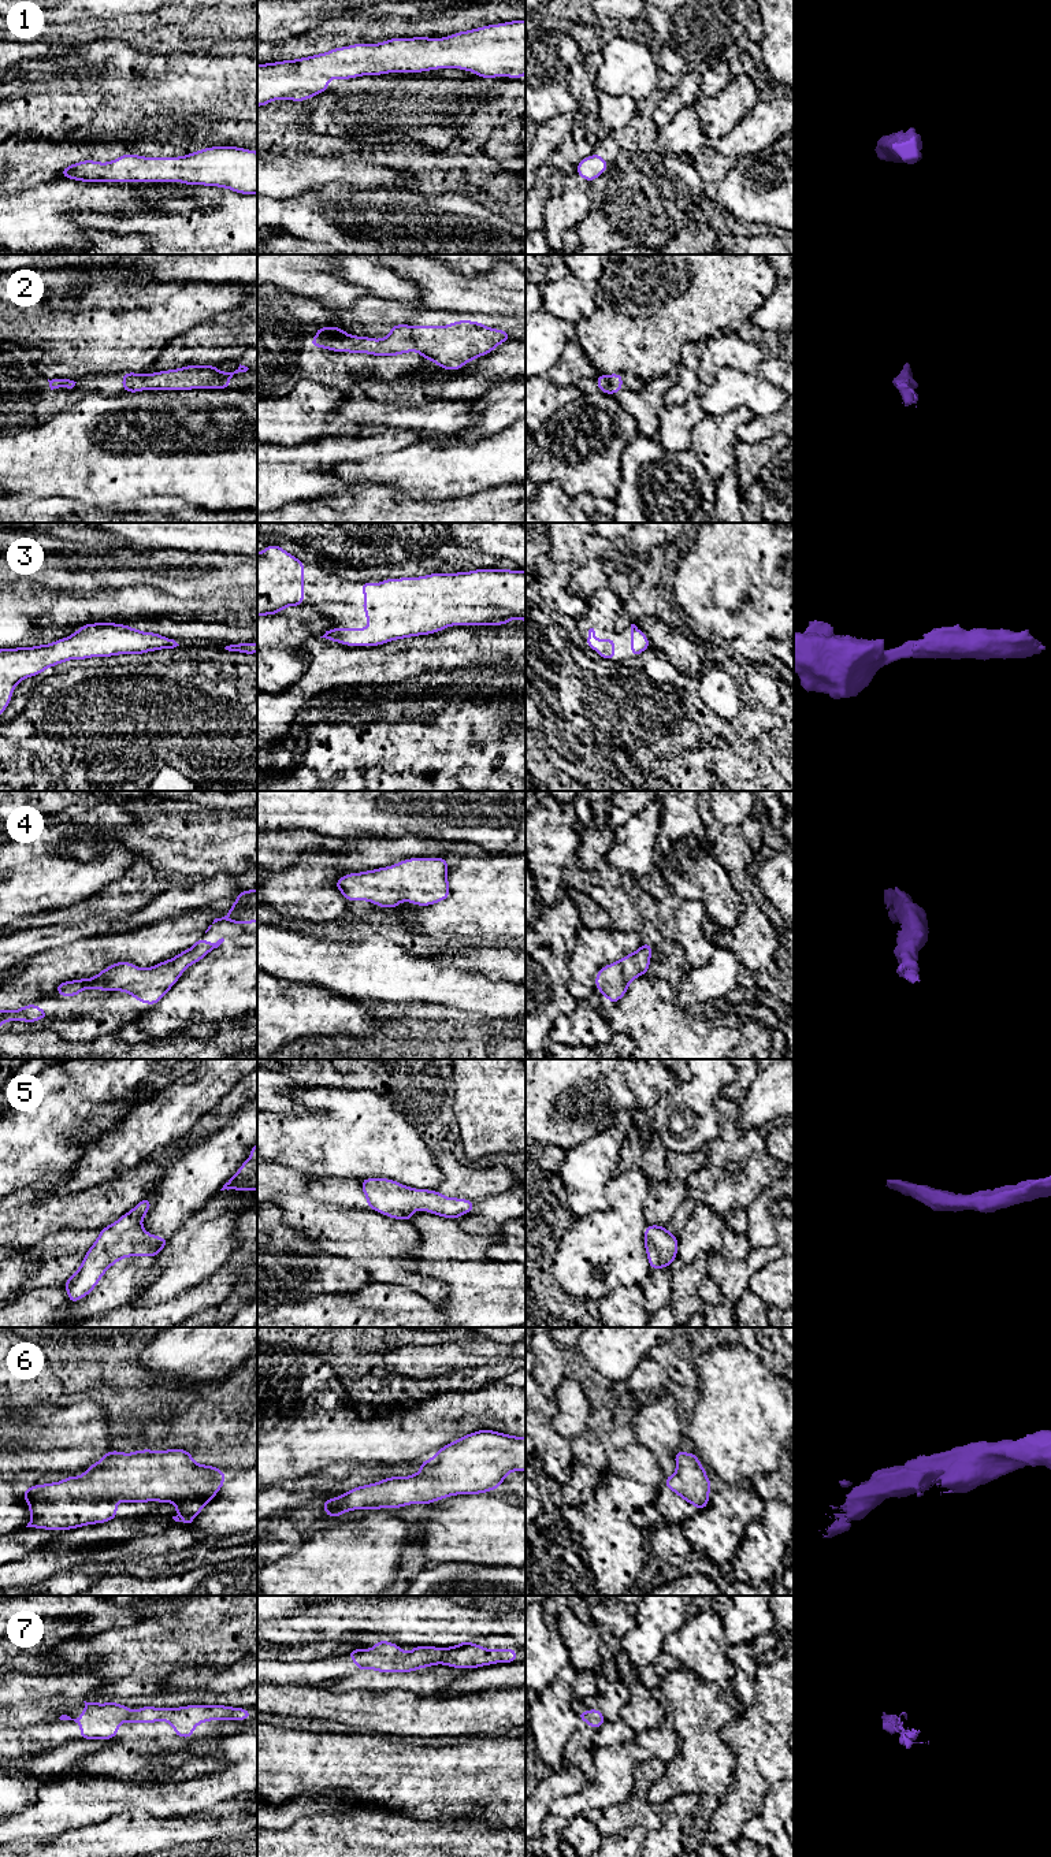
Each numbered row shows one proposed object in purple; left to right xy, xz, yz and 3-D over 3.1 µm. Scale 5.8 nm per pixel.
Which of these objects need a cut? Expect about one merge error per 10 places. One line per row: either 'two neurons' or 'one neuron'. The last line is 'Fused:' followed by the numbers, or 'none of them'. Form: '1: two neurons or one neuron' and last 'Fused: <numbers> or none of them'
1: one neuron
2: one neuron
3: one neuron
4: one neuron
5: one neuron
6: one neuron
7: one neuron
Fused: none of them

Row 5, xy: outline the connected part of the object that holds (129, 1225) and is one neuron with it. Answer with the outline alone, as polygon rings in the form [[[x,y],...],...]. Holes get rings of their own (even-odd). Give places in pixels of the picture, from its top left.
[[[142,1199],[133,1210],[116,1222],[100,1230],[94,1244],[82,1259],[81,1267],[64,1282],[68,1301],[75,1303],[88,1296],[104,1273],[123,1258],[151,1256],[152,1259],[168,1244],[168,1238],[149,1234],[141,1221],[152,1199]]]

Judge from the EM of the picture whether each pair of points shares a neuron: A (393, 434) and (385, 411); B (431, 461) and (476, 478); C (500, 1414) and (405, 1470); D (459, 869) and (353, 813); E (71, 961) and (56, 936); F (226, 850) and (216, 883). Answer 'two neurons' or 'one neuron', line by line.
A: two neurons
B: one neuron
C: two neurons
D: two neurons
E: two neurons
F: two neurons

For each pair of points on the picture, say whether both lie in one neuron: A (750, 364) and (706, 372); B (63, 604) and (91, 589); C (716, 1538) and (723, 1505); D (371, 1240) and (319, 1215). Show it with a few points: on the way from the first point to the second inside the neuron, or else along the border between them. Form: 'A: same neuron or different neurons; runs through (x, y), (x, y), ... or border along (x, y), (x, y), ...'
A: same neuron; runs through (739, 360), (717, 361)
B: different neurons; border along (45, 589), (92, 598)
C: same neuron; runs through (717, 1530), (719, 1514)
D: same neuron; runs through (359, 1233), (340, 1230), (331, 1224)

